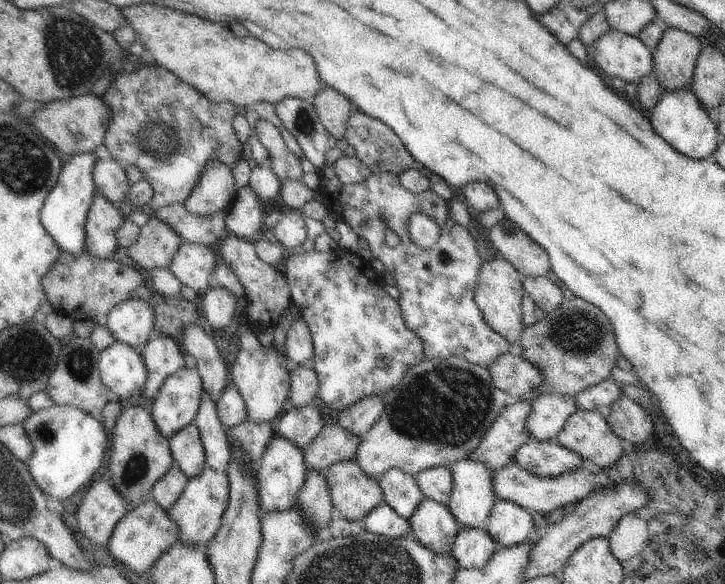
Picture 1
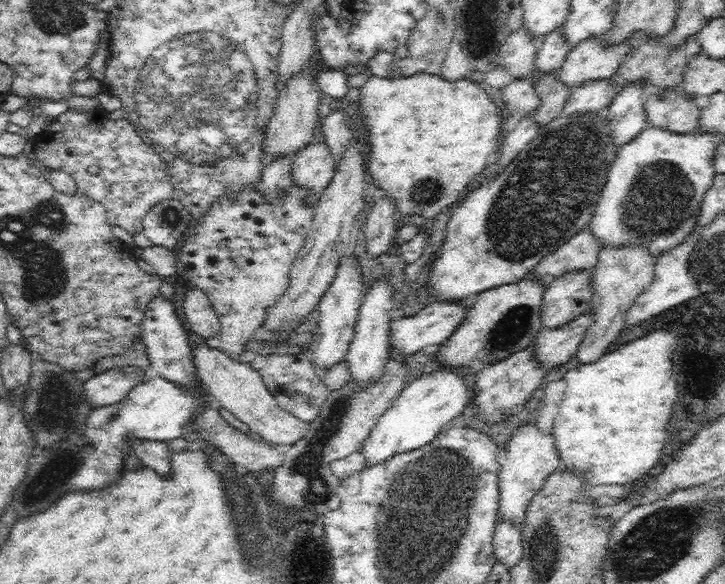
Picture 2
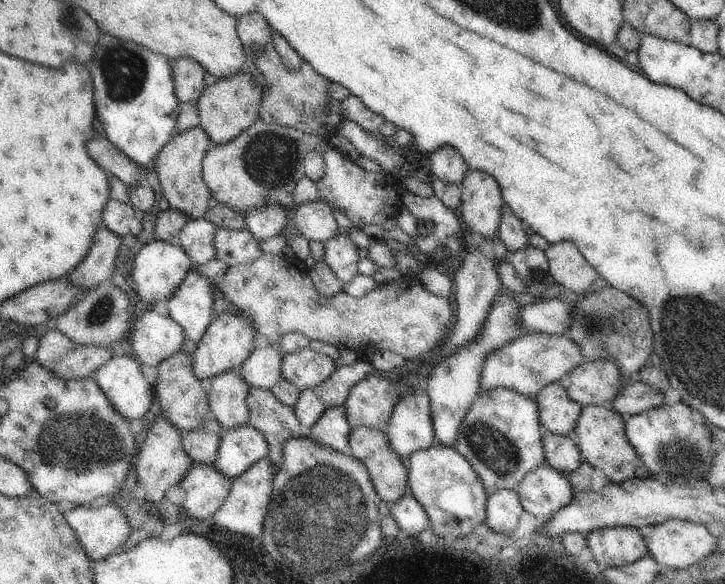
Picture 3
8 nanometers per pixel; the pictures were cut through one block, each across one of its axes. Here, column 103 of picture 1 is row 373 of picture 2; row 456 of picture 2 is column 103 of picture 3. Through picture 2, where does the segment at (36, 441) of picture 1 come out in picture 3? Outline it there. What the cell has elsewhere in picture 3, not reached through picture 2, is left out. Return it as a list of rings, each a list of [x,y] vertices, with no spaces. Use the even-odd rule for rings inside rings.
[[[118,353],[116,356],[110,357],[110,360],[94,373],[101,391],[104,391],[109,403],[113,404],[113,410],[130,422],[134,418],[144,416],[154,402],[155,384],[148,382],[146,376],[142,375],[142,365],[134,354]]]

